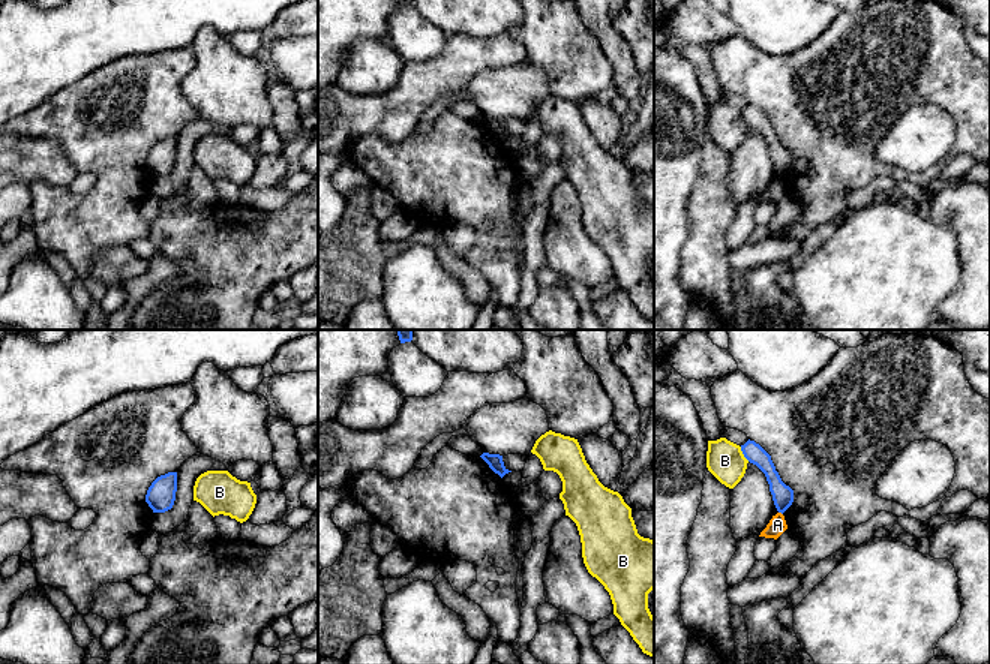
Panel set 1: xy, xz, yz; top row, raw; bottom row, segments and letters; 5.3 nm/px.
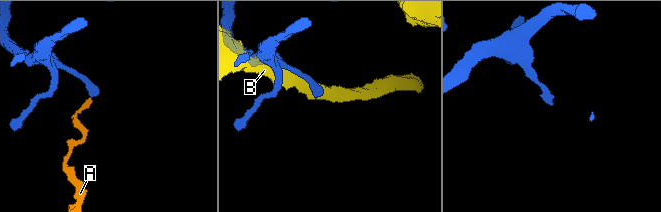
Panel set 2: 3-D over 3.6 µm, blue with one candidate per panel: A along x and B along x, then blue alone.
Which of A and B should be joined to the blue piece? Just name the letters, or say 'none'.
none

